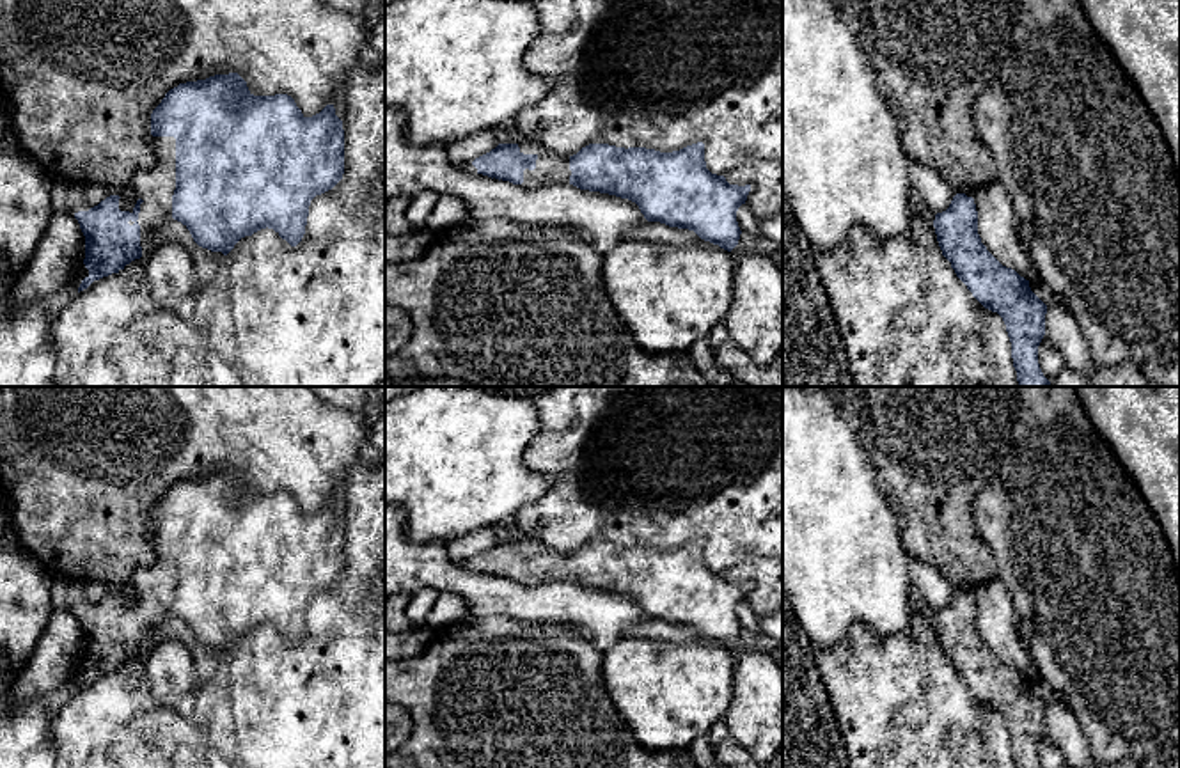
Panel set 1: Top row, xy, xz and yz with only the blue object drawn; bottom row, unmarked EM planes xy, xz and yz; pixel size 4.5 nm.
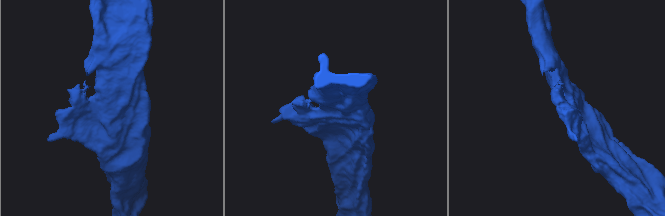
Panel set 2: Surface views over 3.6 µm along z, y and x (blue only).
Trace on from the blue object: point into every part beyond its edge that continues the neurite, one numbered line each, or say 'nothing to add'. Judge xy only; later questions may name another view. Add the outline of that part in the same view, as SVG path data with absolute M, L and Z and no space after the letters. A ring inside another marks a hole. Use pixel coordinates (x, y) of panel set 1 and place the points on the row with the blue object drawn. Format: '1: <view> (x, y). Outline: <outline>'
1: xy (155, 187). Outline: M154 137L156 165L151 168L137 170L130 186L133 188L133 199L119 199L119 209L133 213L138 199L140 204L138 225L140 225L140 247L142 257L158 241L158 231L170 223L172 218L172 195L176 190L176 138Z

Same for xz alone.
1: xz (550, 169). Outline: M522 140L518 142L520 153L523 154L536 154L536 168L523 170L523 188L541 188L545 184L568 184L570 183L570 158L559 156L548 151L539 142Z

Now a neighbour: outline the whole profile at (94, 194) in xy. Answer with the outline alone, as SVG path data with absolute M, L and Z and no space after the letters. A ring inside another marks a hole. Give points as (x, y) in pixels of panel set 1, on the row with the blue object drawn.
M96 184L85 188L85 199L90 204L90 208L98 206L101 200L105 200L110 195L119 195L126 200L131 200L135 193L130 184L119 188L117 192L112 192L105 186L96 186Z

